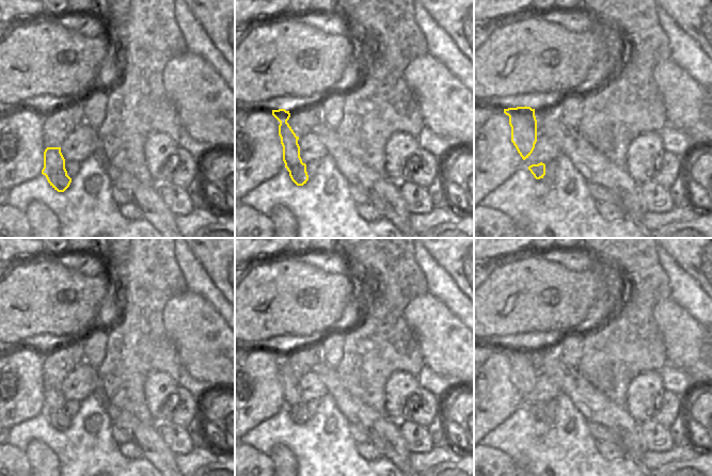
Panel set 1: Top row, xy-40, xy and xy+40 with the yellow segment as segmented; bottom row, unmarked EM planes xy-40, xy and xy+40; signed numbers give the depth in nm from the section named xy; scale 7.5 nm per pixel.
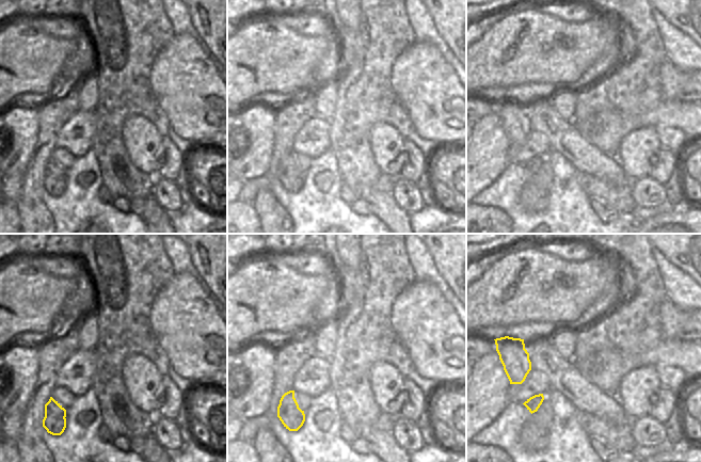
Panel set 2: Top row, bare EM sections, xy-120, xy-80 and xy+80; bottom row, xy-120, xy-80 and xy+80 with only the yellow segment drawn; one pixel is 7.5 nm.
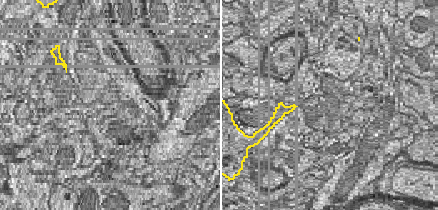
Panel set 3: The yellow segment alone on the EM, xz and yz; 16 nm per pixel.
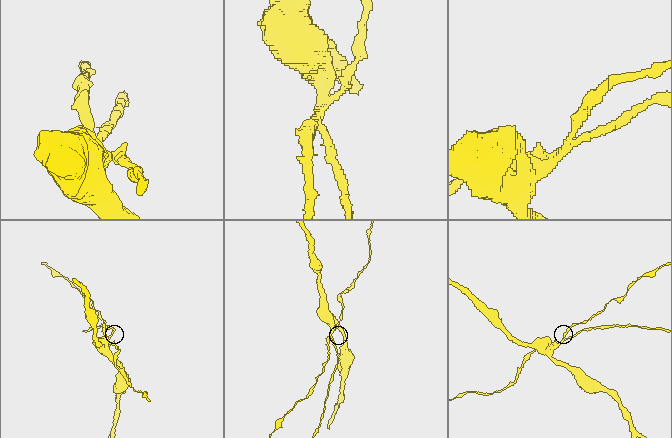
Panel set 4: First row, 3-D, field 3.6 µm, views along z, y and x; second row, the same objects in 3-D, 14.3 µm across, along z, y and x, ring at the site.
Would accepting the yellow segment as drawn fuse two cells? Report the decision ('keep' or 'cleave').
cleave

